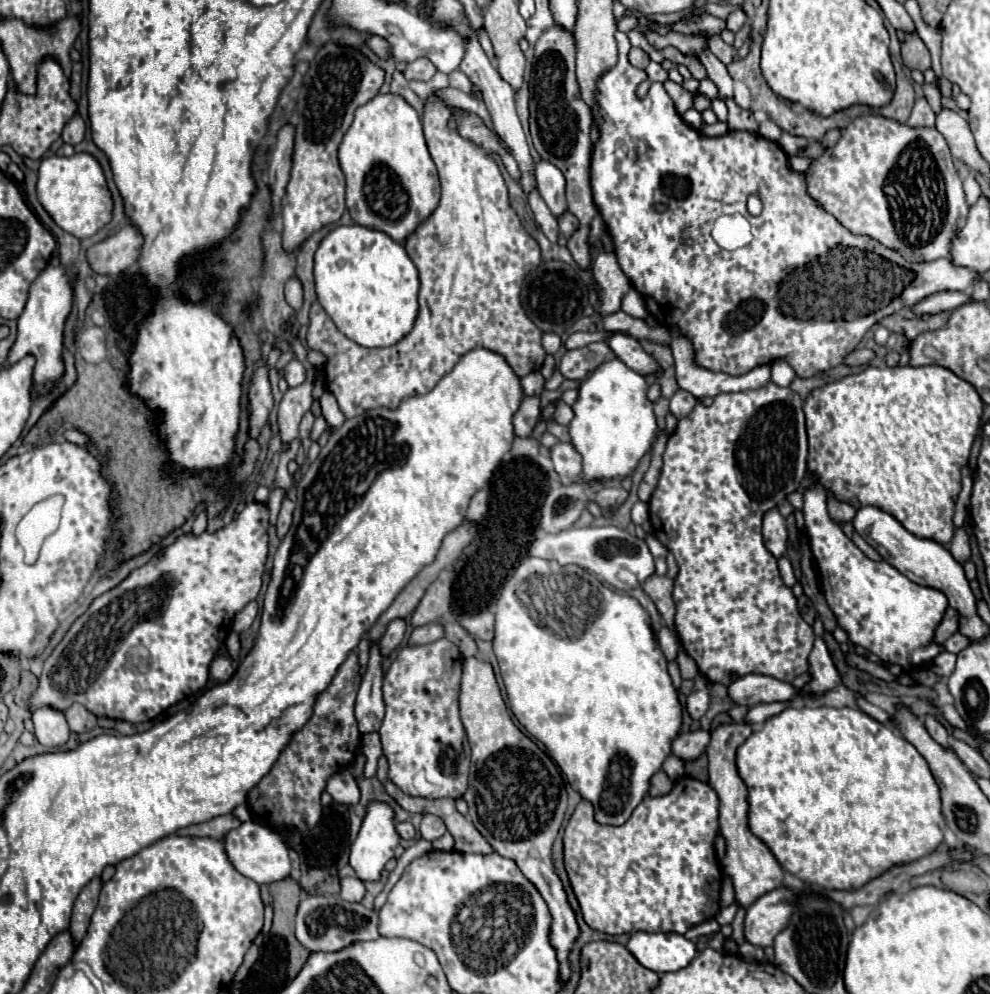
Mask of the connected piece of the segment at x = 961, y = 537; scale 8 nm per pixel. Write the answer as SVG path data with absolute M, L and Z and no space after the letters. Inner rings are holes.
M958 528L958 530L956 530L956 534L954 534L948 550L950 550L950 554L954 556L954 560L956 560L958 564L964 564L964 562L970 558L969 536L966 536L964 528Z

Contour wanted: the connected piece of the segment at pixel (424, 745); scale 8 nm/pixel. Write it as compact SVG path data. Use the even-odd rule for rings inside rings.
M440 638L426 646L404 646L396 660L390 664L384 676L384 704L386 716L378 730L384 756L388 758L388 776L390 780L406 794L418 796L412 780L418 770L426 770L426 780L436 784L442 792L442 798L460 798L468 786L468 764L470 764L470 746L466 740L464 726L458 714L458 694L460 694L460 676L462 676L462 654L456 644L446 638Z

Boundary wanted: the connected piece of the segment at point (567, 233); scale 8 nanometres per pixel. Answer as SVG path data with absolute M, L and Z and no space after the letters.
M566 212L562 218L558 218L558 224L560 224L560 232L562 232L564 238L570 238L578 230L578 226L580 226L578 220L570 212Z

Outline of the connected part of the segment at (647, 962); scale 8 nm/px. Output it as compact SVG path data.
M636 932L628 940L626 948L644 968L656 974L682 970L696 956L696 946L682 934L674 932Z

